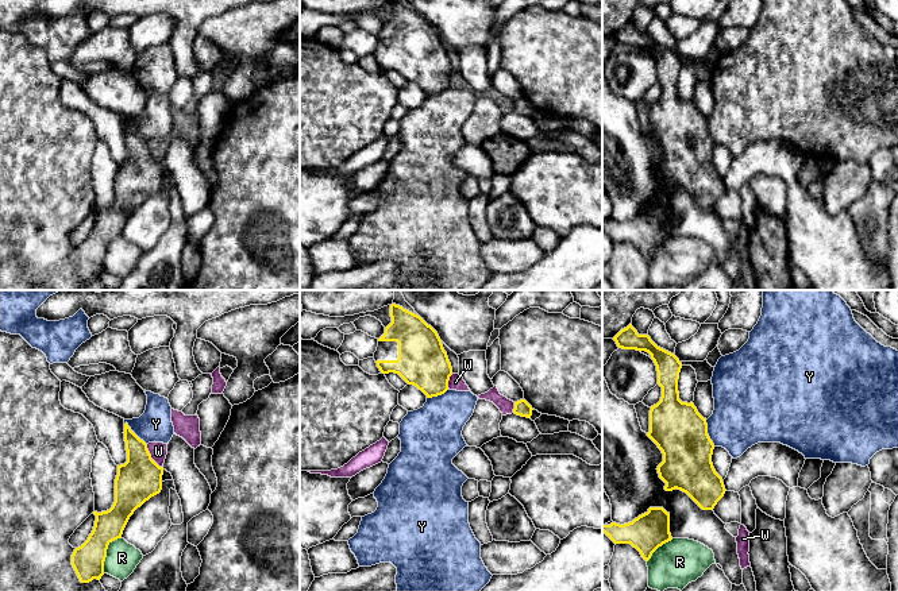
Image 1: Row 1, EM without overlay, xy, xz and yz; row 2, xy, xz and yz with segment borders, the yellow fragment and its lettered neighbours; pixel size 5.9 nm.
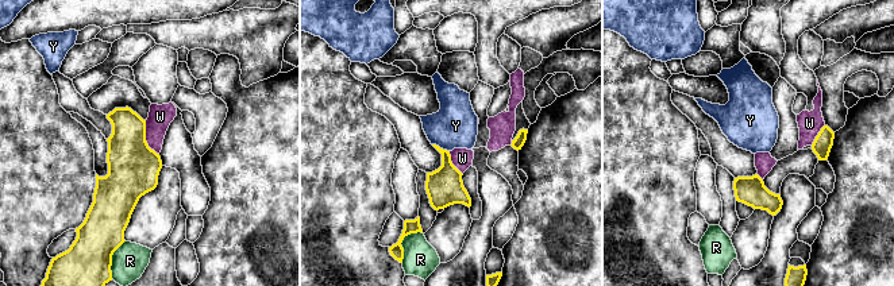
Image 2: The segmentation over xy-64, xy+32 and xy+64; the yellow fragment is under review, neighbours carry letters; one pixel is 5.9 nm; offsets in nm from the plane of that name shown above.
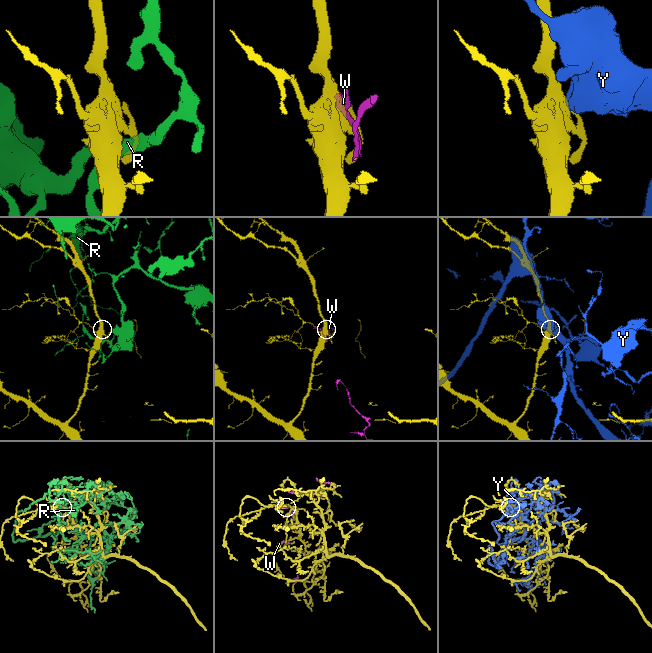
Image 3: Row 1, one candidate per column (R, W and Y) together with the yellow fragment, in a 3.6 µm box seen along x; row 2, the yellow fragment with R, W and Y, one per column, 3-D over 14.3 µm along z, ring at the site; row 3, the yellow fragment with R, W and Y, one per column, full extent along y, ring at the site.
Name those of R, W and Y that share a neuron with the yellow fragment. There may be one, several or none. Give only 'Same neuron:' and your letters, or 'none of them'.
Same neuron: none of them

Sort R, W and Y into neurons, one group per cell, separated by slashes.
R / W Y

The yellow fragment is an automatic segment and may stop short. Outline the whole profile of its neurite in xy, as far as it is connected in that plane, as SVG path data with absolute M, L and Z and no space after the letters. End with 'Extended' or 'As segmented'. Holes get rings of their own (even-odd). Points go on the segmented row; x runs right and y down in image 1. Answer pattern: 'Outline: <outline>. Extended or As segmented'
Outline: M127 422L123 433L127 461L117 466L115 502L107 511L93 511L96 515L93 530L72 555L72 565L81 583L101 579L108 545L122 538L134 511L162 490L163 467L151 459L147 444L131 430Z. As segmented

